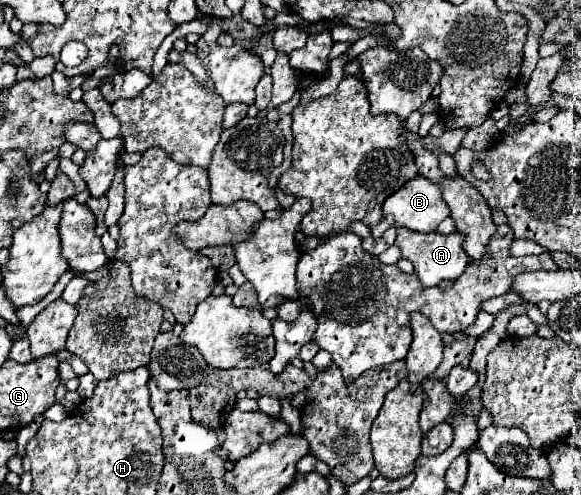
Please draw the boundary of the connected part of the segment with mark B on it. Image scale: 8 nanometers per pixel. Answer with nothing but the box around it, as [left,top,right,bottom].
[384,177,450,233]

